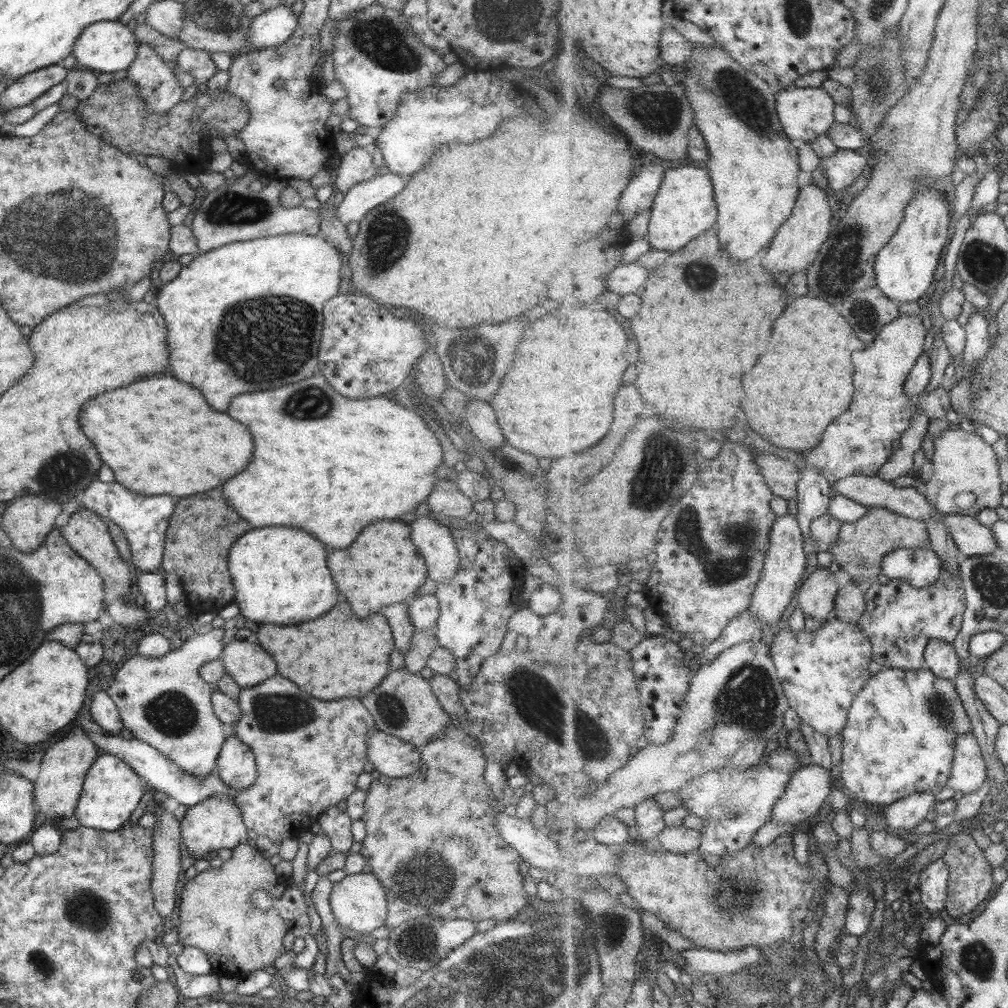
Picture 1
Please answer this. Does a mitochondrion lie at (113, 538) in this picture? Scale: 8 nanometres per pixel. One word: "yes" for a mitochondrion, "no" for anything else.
no

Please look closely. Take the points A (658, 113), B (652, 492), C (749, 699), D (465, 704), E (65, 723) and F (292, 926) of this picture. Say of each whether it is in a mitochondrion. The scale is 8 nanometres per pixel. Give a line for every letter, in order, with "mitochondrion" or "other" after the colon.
A: mitochondrion
B: mitochondrion
C: mitochondrion
D: other
E: other
F: other

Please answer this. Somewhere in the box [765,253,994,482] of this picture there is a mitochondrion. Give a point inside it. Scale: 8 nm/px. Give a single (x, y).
(864, 314)

